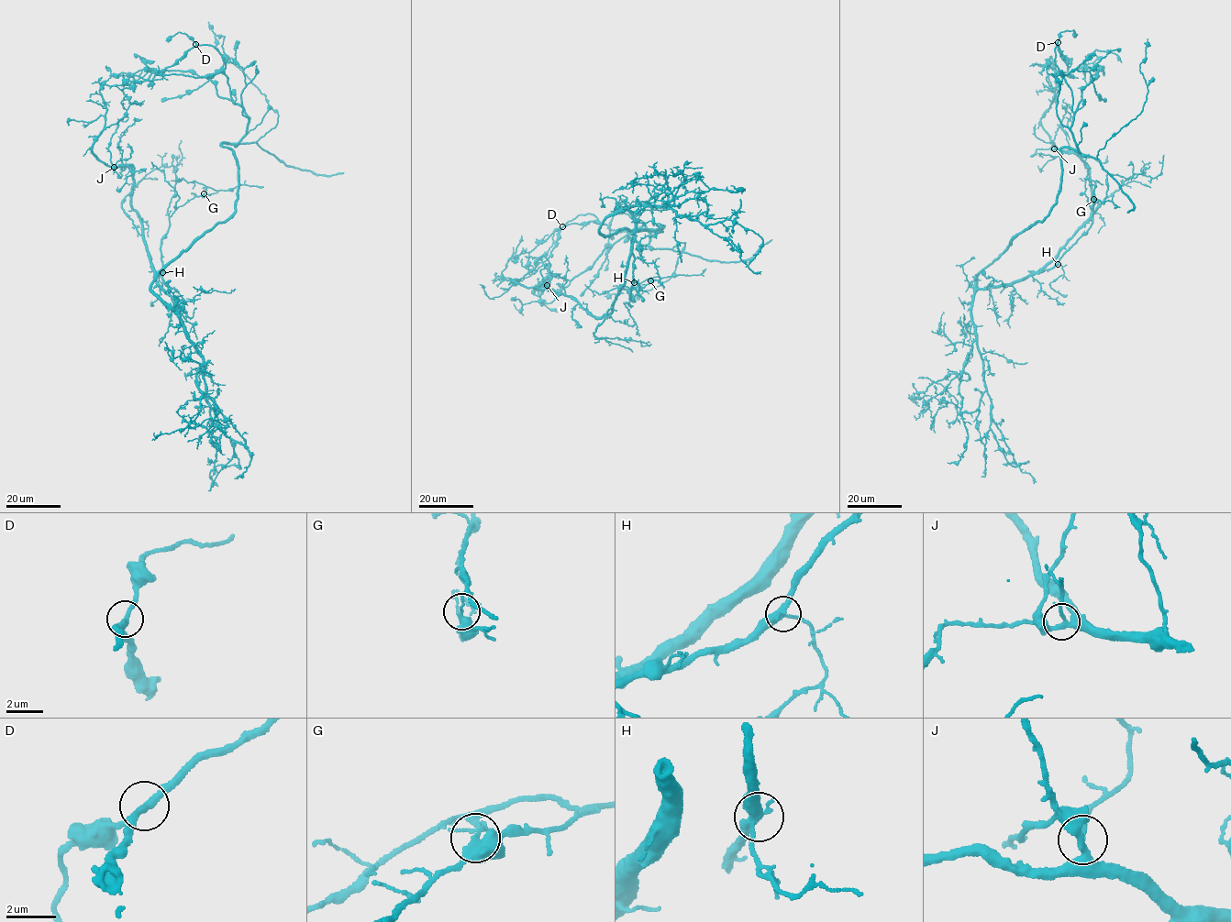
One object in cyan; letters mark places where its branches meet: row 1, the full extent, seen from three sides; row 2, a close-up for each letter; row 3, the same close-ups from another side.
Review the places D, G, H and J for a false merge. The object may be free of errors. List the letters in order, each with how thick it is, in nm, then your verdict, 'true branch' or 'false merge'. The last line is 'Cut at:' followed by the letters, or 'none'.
D: calibre 280 nm; true branch
G: calibre 280 nm; false merge
H: calibre 360 nm; true branch
J: calibre 280 nm; true branch
Cut at: G

